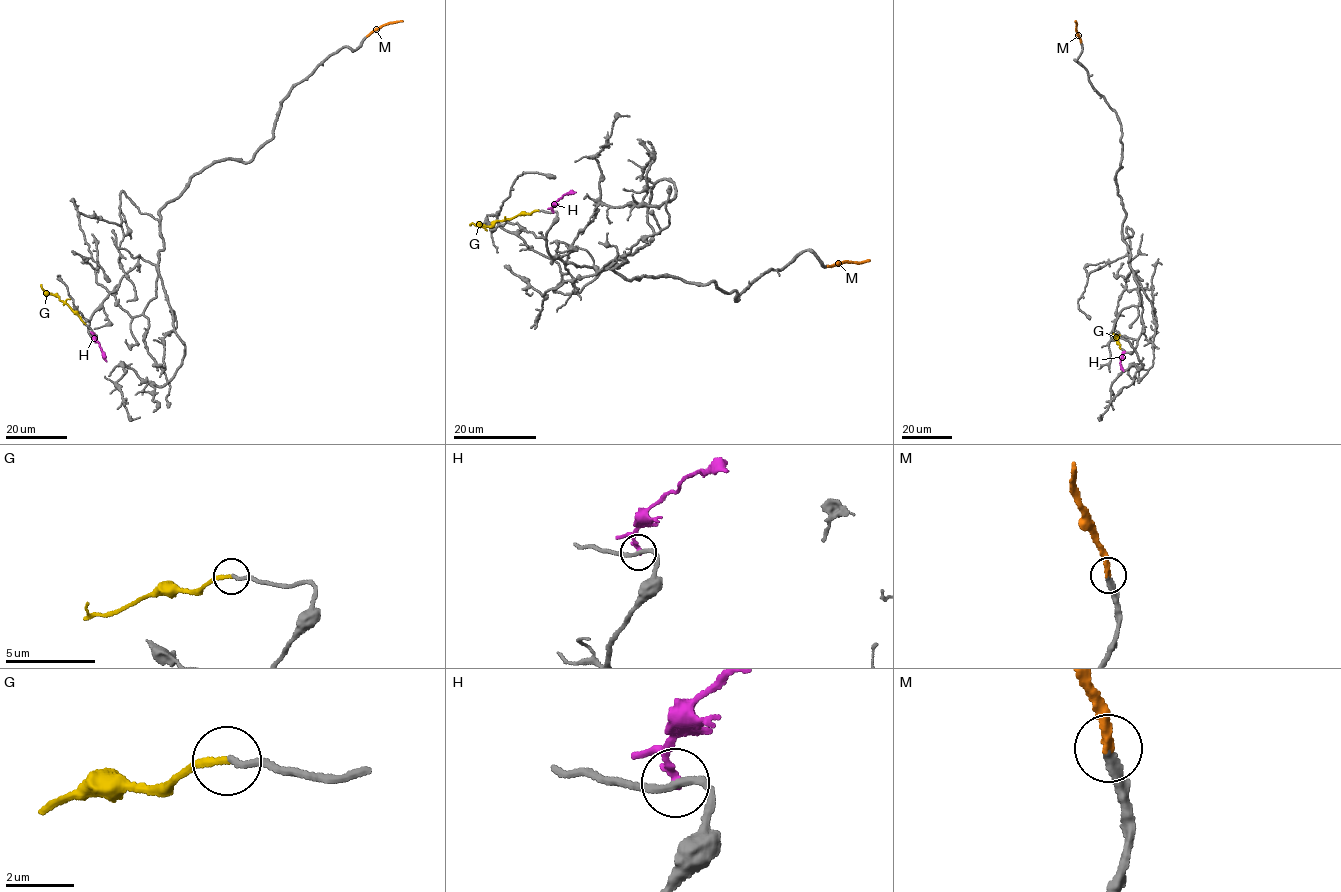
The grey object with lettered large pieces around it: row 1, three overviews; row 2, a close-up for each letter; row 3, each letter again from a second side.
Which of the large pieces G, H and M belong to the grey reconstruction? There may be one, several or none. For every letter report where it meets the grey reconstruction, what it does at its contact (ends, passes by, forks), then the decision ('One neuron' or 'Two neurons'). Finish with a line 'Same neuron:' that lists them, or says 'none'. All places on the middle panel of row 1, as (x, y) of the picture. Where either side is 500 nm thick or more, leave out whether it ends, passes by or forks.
G: Touches grey at (538, 210). It ends there. One neuron
H: Touches grey at (553, 212). It ends there. Two neurons
M: Touches grey at (827, 266). It ends there. One neuron
Same neuron: G, M

